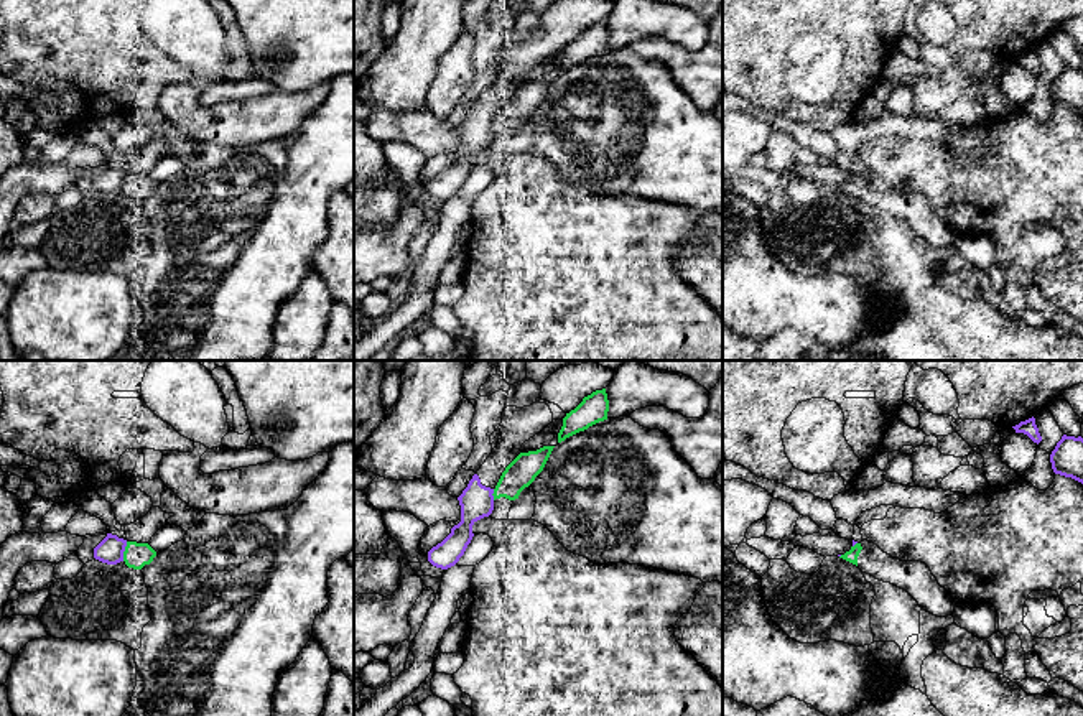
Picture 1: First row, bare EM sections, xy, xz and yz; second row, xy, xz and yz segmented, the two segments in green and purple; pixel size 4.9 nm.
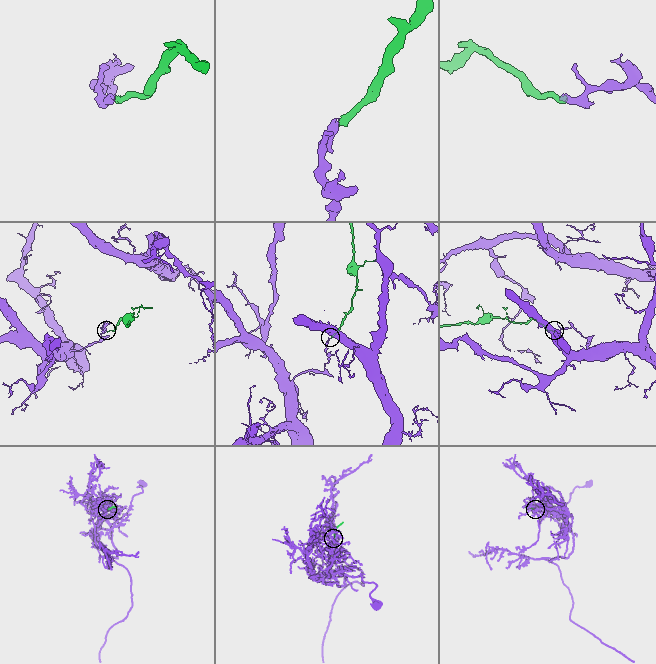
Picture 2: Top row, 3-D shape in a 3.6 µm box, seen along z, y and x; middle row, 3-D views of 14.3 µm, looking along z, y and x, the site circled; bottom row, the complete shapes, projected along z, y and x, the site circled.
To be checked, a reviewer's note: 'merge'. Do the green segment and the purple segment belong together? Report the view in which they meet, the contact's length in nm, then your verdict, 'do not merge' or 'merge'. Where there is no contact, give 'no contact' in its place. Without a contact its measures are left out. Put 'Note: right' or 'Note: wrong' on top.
Note: wrong
contact in xy; length 100 nm; do not merge

